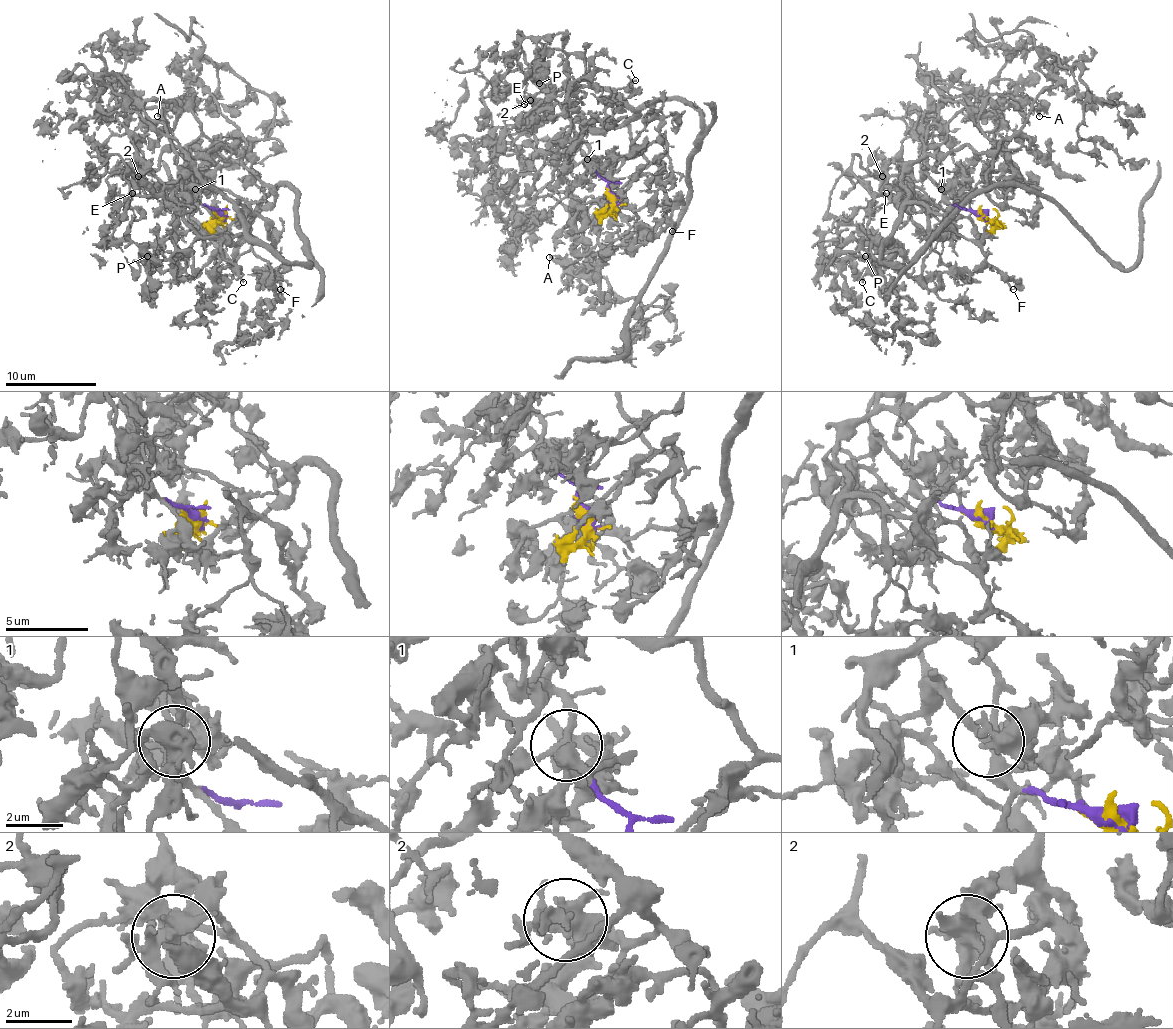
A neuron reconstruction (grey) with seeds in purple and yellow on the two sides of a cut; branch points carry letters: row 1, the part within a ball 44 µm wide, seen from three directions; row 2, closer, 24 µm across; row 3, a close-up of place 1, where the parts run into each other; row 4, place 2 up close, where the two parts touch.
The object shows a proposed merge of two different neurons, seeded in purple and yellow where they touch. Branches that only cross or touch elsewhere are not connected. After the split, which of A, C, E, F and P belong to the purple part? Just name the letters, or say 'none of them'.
A

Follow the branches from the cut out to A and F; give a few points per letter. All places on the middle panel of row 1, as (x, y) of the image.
A: (613, 198), (587, 147), (569, 138), (537, 157), (587, 211), (587, 250), (576, 259), (549, 257)
F: (613, 198), (613, 209), (606, 211), (638, 173), (656, 163), (660, 188), (674, 204), (670, 216), (672, 232)

